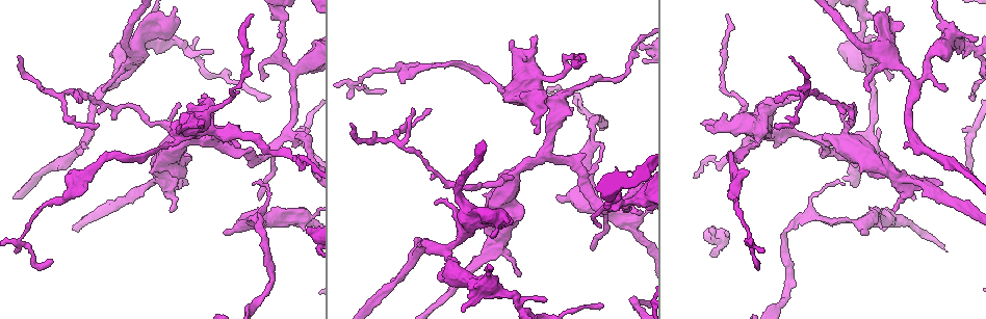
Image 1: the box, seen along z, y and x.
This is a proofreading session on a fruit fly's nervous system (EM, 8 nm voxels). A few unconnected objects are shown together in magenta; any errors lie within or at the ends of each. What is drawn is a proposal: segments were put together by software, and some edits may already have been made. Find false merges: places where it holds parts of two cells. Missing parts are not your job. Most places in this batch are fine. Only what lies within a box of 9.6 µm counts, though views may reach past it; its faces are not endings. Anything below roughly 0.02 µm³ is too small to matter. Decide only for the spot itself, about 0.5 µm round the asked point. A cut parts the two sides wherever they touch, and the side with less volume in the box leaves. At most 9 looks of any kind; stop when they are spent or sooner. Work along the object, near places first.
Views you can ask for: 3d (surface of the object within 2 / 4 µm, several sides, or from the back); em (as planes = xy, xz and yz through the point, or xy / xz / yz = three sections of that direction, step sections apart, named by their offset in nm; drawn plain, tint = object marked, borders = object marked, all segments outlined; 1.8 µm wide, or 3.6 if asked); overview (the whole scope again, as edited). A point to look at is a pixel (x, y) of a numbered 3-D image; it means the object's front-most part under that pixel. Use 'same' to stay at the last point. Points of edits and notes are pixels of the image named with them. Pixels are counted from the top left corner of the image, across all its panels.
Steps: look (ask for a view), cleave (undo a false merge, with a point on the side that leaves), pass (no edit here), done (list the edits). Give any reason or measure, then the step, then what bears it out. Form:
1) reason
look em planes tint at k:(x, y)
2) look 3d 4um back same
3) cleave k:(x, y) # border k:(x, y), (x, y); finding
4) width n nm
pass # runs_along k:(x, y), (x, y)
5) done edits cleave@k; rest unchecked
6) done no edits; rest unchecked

look em yz step 16 tint at 1:(498, 222)

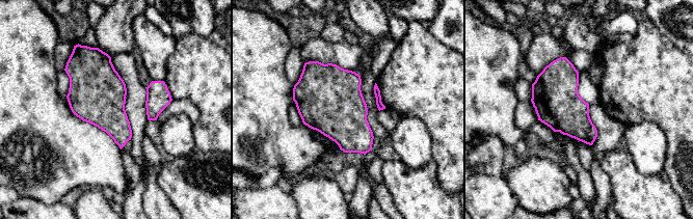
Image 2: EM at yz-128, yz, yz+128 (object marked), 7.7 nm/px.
width 300 nm
pass # all the same cell

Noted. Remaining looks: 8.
sharp bend
look em planes tint at 1:(559, 105)

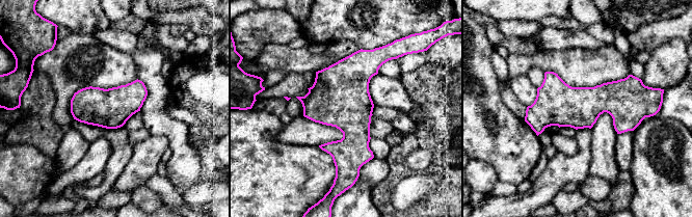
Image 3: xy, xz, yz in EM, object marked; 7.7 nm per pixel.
pass # runs_along 3:(641, 104), (553, 106), (527, 118); continuous, no second cell

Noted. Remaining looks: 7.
arms part here
look em xz step 16 tint at 1:(968, 131)

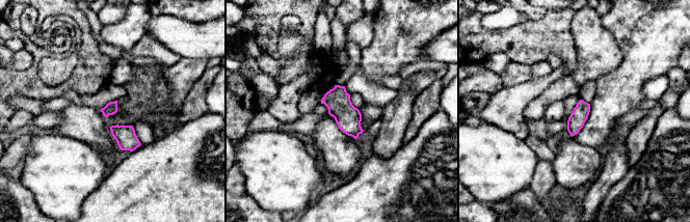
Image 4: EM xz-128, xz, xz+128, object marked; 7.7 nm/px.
look em planes tint same

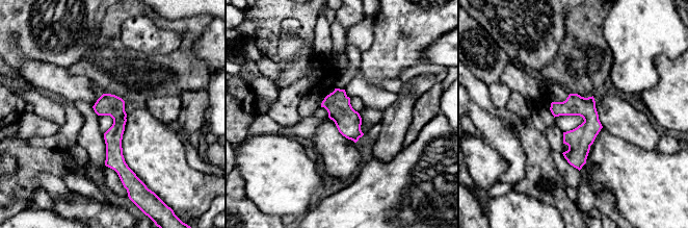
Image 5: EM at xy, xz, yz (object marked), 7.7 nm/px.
width 160 nm
pass # runs_along 5:(105, 96), (117, 112), (121, 174); one cell here

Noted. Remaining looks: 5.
sharp bend
look em yz step 4 tint at 1:(391, 138)

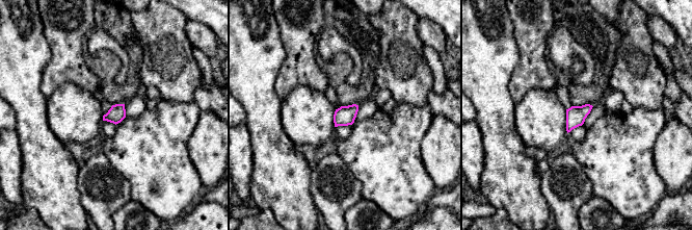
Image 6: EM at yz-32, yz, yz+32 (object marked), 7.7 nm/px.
another direction
look em xy step 16 tint same

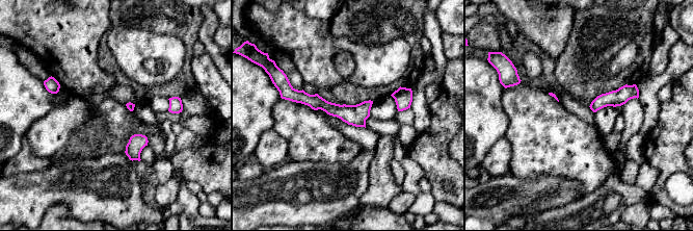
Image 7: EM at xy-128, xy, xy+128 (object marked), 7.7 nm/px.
pass # all the same cell

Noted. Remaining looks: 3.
done no edits; rest unchecked

